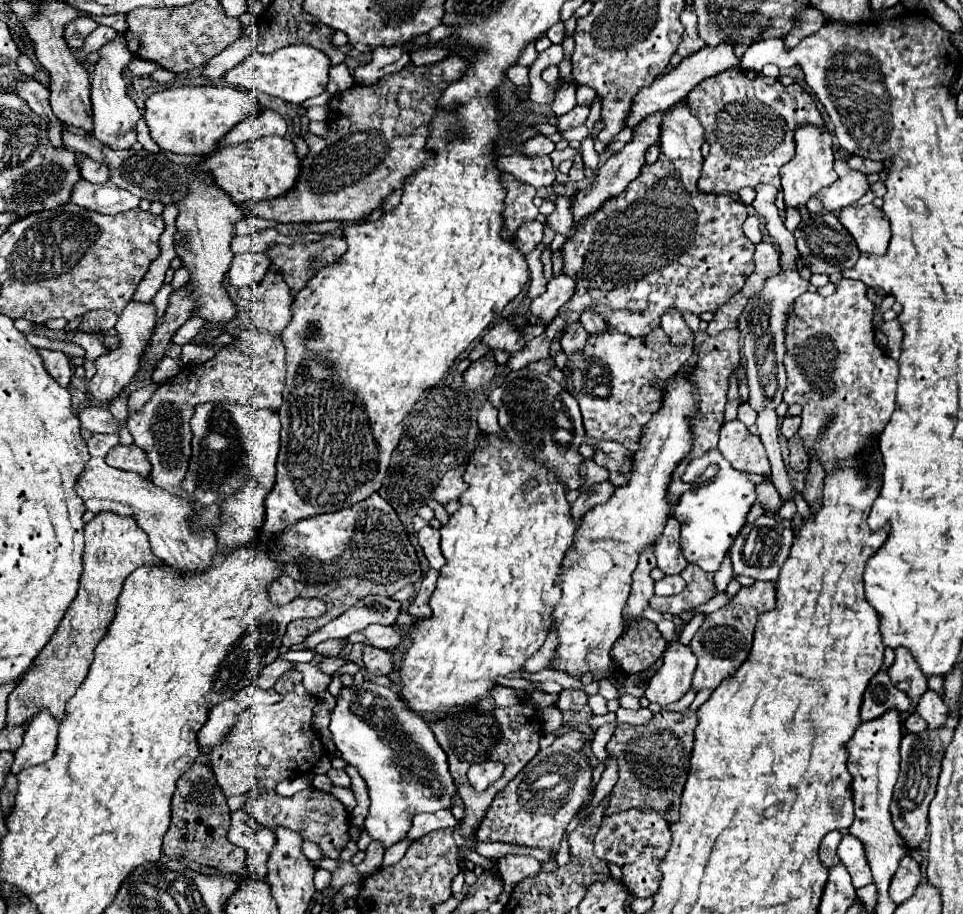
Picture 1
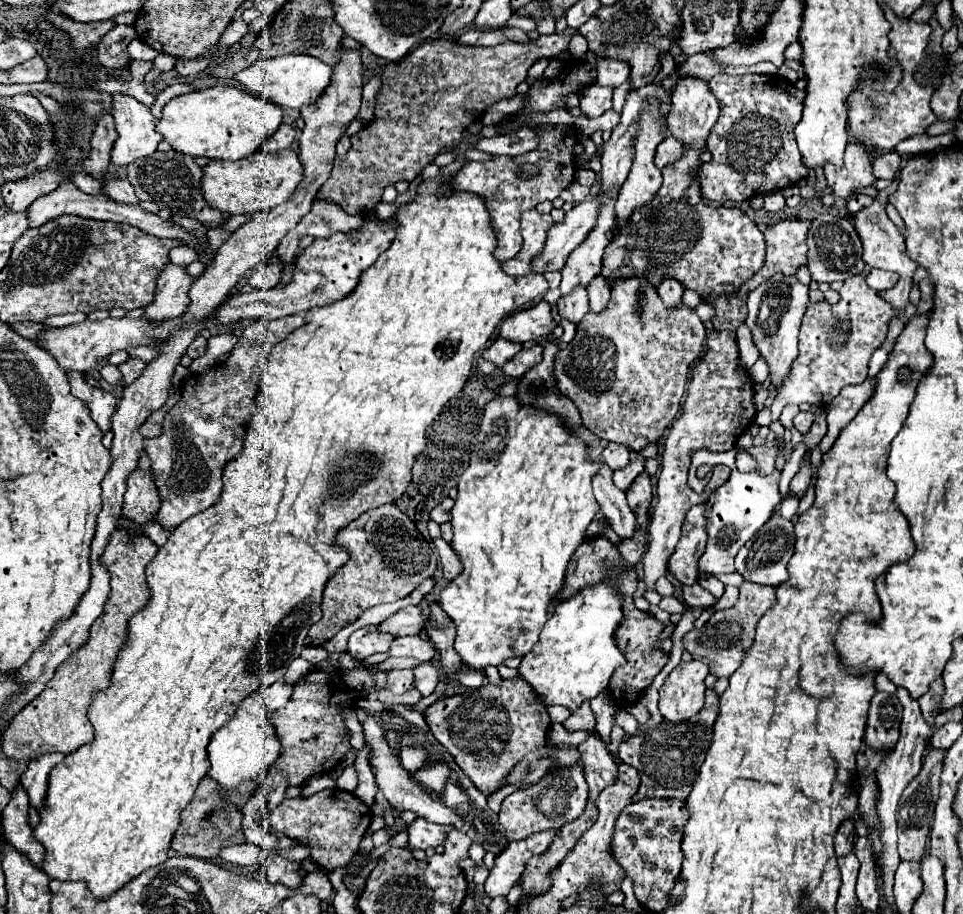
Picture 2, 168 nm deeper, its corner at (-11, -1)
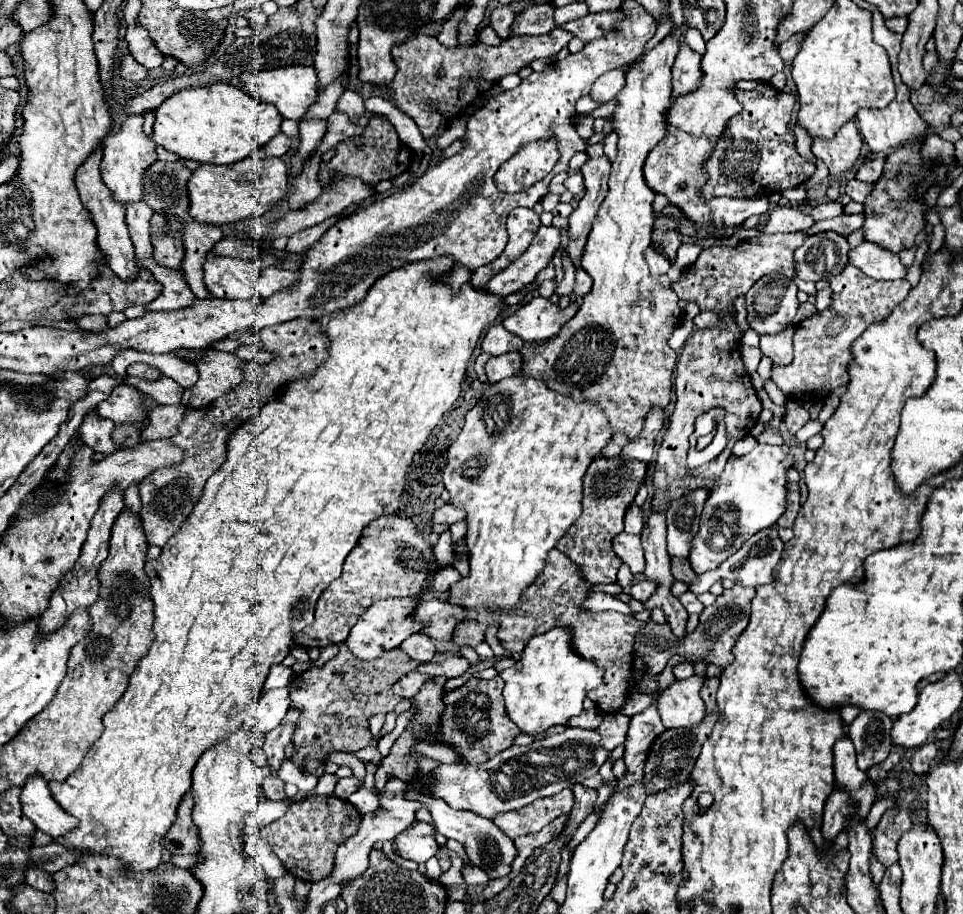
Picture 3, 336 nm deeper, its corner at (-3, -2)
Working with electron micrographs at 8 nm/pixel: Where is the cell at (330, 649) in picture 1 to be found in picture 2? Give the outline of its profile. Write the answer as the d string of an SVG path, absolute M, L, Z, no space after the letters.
M365 626L351 634L347 652L353 654L357 660L365 660L379 652L389 652L391 642L395 640L393 634L383 634L377 630L377 626Z

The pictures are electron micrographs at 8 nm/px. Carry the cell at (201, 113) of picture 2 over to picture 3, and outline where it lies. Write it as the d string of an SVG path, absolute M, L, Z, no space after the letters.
M225 83L183 89L155 109L153 141L181 159L199 163L229 165L253 155L259 147L271 141L281 129L283 117L275 107L259 103L247 91Z

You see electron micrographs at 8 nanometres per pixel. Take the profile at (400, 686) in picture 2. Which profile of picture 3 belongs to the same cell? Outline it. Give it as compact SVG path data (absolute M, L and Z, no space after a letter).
M411 671L411 675L405 675L403 679L399 679L399 683L395 683L393 691L395 691L395 695L399 695L399 697L413 699L413 697L415 697L415 691L421 689L421 685L425 683L425 679L427 679L427 675L417 673L417 671Z

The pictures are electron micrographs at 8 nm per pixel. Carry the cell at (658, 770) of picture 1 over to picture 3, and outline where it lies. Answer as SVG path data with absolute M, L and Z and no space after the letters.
M719 677L707 679L701 689L701 699L705 701L705 707L707 707L707 715L705 715L703 723L699 723L691 729L665 729L663 735L659 735L659 739L655 739L655 743L651 743L651 751L645 761L645 779L643 779L647 795L653 795L659 791L665 791L667 787L675 787L679 783L689 781L695 759L699 757L699 751L701 751L701 743L705 743L713 725L719 719L719 711L717 711L717 703L715 703L717 687L719 687Z

